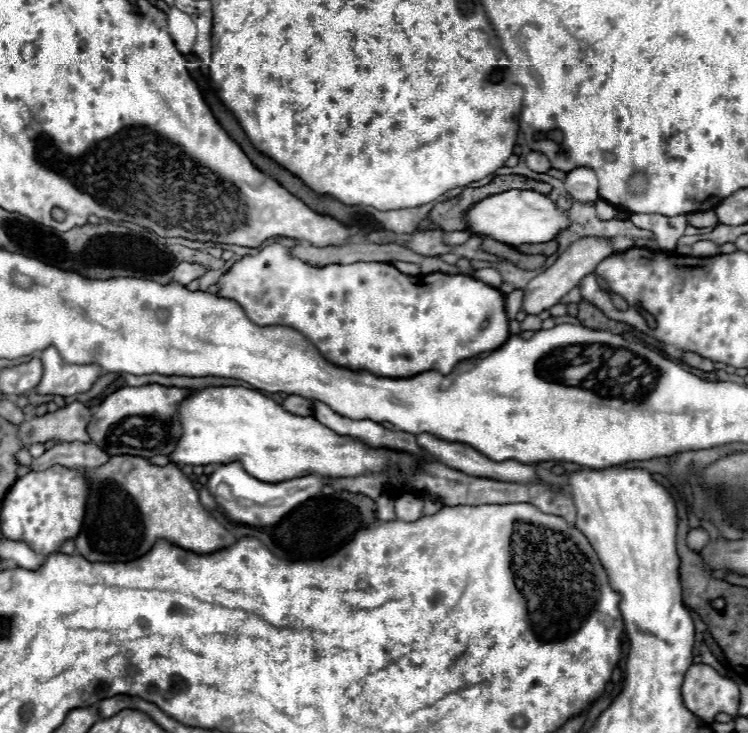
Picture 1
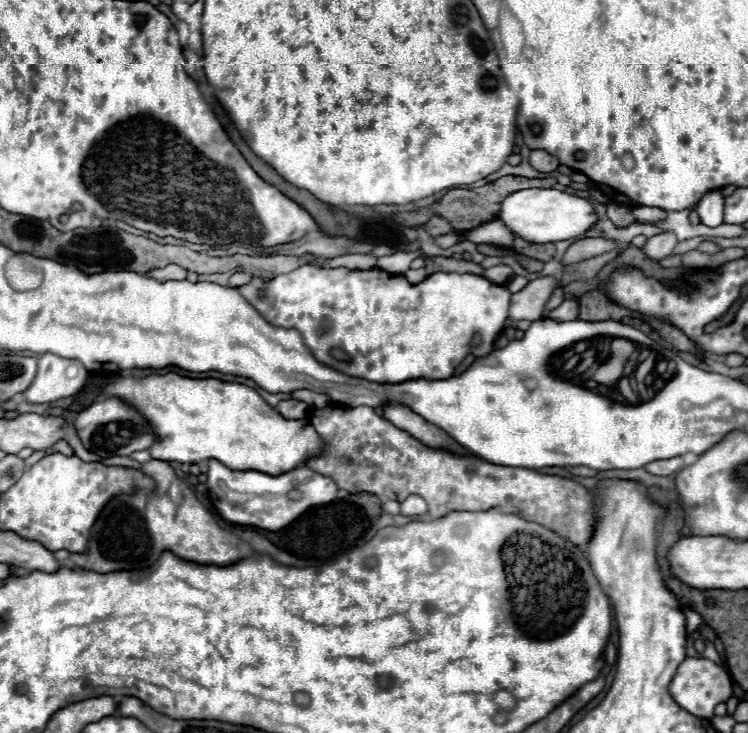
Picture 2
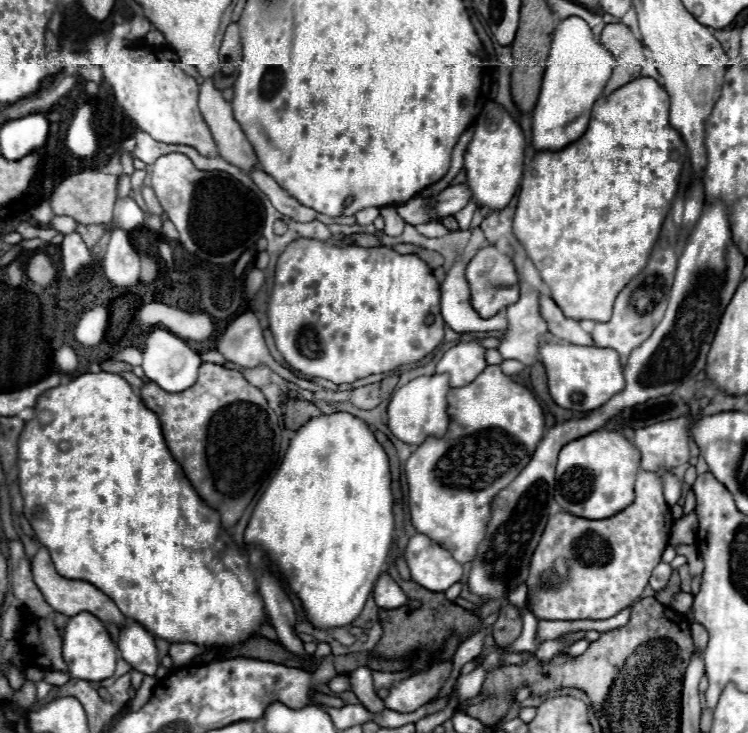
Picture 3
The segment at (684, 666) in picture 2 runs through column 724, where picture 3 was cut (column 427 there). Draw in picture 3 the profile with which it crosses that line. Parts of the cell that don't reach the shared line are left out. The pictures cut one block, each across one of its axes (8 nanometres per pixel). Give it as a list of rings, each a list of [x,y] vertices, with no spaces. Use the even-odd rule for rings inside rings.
[[[442,662],[434,664],[422,674],[396,682],[386,696],[386,708],[392,708],[402,714],[418,710],[438,694],[438,690],[450,676],[450,670],[450,662]]]

